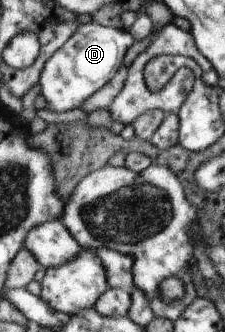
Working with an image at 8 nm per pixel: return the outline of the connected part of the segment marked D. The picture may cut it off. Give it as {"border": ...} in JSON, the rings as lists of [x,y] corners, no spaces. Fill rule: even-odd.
{"border":[[[93,20],[86,24],[81,23],[77,33],[45,64],[40,77],[41,92],[50,104],[49,110],[64,112],[81,108],[85,101],[114,78],[128,46],[134,41],[125,29],[102,26]]]}

